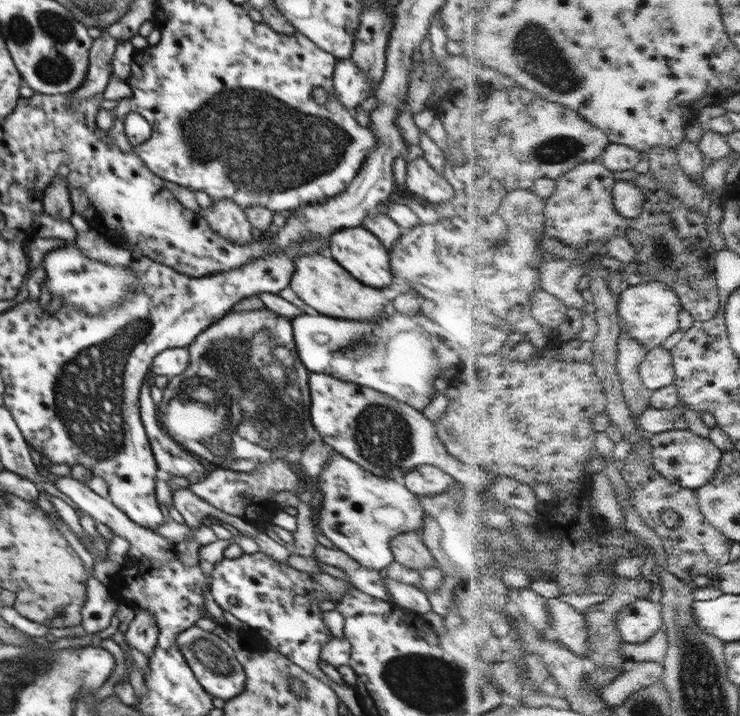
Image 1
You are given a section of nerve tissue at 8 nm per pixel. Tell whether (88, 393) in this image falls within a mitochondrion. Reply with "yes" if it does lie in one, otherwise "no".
yes

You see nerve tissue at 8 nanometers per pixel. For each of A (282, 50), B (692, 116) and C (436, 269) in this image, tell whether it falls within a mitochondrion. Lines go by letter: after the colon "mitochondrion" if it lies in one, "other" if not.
A: other
B: other
C: other

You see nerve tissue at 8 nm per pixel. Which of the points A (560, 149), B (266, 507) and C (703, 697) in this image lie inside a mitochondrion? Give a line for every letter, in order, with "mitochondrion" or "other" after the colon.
A: mitochondrion
B: other
C: mitochondrion

